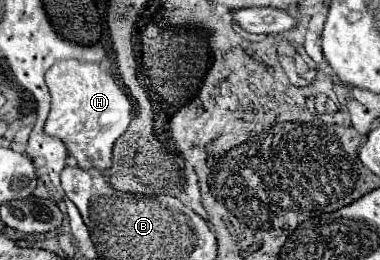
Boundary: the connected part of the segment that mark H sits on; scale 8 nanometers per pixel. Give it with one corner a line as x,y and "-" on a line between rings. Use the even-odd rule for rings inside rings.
60,60
46,72
46,84
52,96
52,108
46,120
46,134
64,142
68,154
76,160
78,168
110,168
112,146
124,134
132,120
132,104
126,92
116,84
110,72
102,70
96,62

